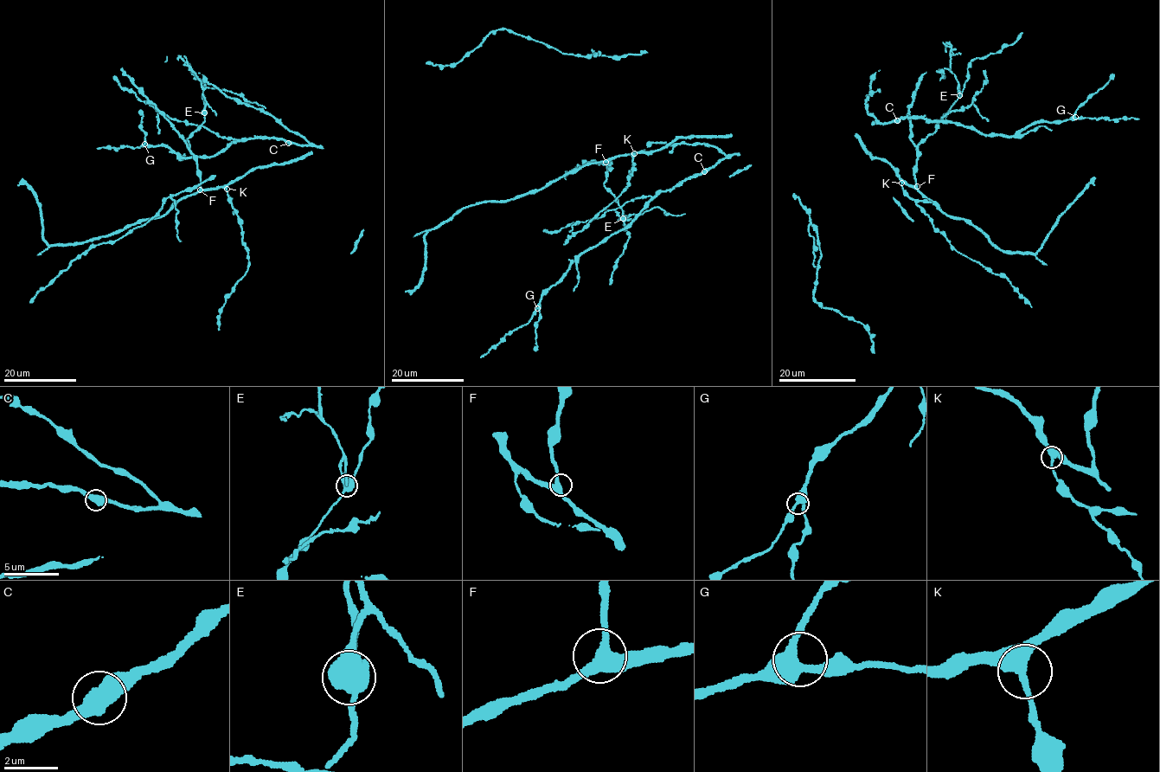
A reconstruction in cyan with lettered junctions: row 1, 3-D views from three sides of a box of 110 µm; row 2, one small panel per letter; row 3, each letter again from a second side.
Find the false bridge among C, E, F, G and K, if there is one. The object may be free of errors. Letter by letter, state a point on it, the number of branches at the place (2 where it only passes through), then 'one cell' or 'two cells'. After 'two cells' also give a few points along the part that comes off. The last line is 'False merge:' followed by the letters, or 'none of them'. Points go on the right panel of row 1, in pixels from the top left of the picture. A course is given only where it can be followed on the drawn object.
C: place (897, 120); branches 2; one cell
E: place (959, 95); branches 3; two cells; course (960, 95), (958, 81), (949, 69), (937, 70), (943, 73), (939, 80)
F: place (917, 186); branches 3; one cell
G: place (1075, 117); branches 3; one cell
K: place (901, 183); branches 3; one cell
False merge: E

